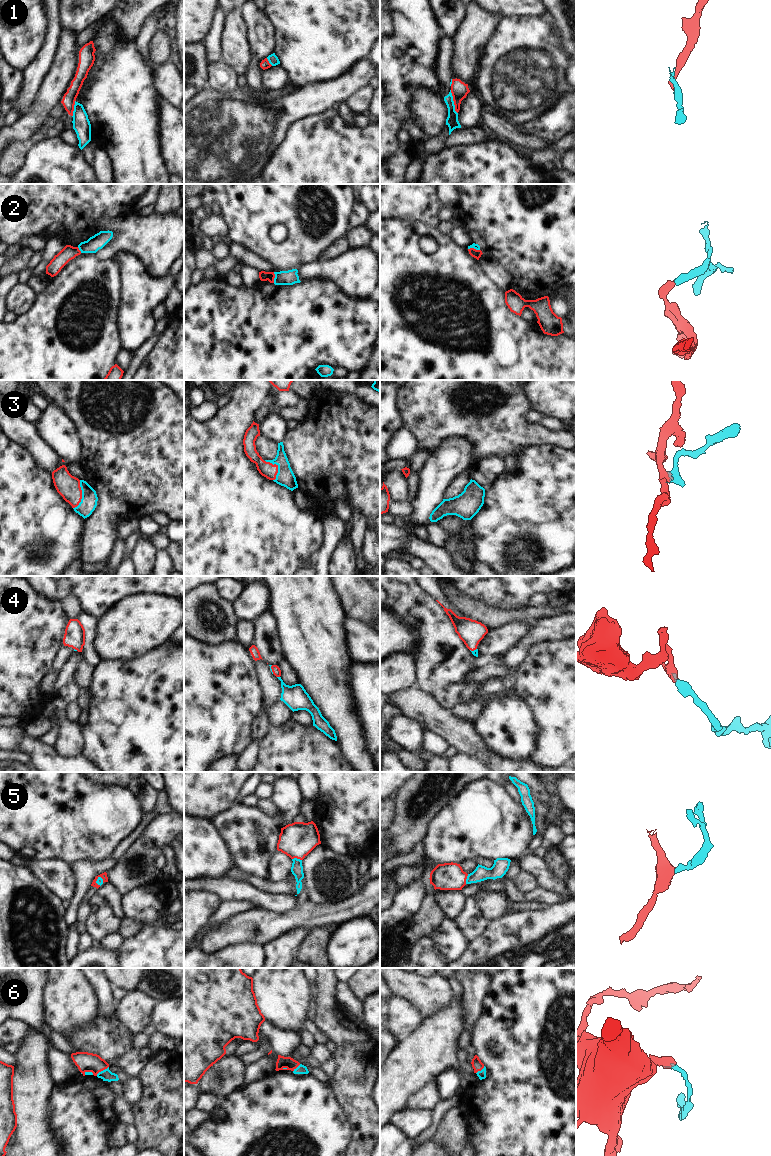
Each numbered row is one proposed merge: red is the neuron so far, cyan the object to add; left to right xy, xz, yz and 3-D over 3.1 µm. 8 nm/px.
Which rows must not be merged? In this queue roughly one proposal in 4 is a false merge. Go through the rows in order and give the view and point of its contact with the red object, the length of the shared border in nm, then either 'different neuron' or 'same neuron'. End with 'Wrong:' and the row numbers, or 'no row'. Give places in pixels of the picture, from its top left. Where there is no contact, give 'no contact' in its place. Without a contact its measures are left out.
1: contact yz (454, 102); length 200 nm; different neuron
2: contact xz (274, 277); length 90 nm; different neuron
3: contact xy (81, 495); length 240 nm; same neuron
4: contact xz (278, 676); length 30 nm; same neuron
5: contact xz (297, 858); length 80 nm; same neuron
6: contact xy (102, 1070); length 130 nm; same neuron
Wrong: 1, 2

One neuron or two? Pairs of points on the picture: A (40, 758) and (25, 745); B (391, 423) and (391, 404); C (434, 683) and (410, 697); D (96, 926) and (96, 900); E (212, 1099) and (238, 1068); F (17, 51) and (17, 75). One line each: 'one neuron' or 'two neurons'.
A: one neuron
B: one neuron
C: two neurons
D: one neuron
E: two neurons
F: two neurons

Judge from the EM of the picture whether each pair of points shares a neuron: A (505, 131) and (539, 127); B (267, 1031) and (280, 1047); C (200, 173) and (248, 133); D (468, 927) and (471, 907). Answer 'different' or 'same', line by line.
A: different
B: same
C: same
D: same

